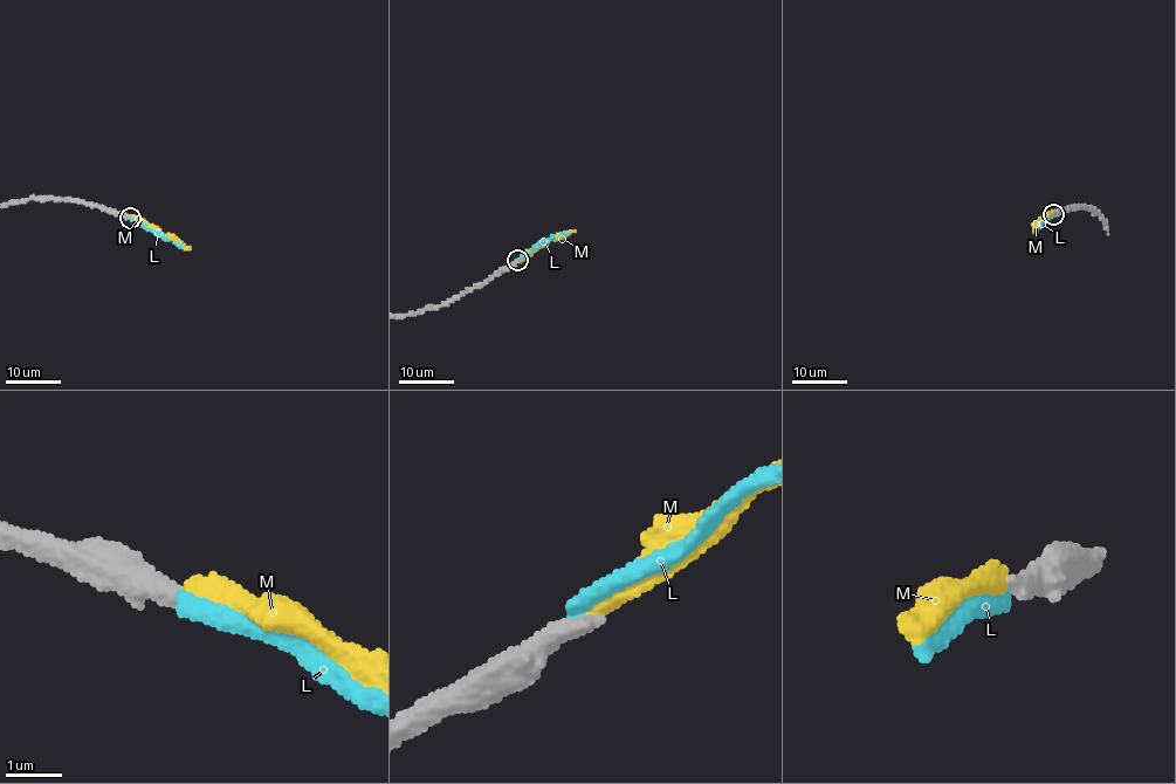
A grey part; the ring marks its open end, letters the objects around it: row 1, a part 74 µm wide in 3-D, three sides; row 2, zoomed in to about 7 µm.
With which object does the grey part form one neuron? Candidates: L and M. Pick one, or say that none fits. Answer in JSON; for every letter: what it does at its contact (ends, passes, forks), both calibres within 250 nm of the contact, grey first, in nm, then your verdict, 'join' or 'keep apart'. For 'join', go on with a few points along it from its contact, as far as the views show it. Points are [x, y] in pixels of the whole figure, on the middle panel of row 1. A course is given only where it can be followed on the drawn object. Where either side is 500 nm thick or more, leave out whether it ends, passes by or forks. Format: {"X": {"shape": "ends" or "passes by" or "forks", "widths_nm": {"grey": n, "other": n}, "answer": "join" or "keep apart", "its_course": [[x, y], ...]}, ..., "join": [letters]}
{"L": {"shape": "ends", "widths_nm": {"grey": 440, "other": 300}, "answer": "keep apart"}, "M": {"shape": "ends", "widths_nm": {"grey": 400, "other": 400}, "answer": "keep apart"}, "join": []}

